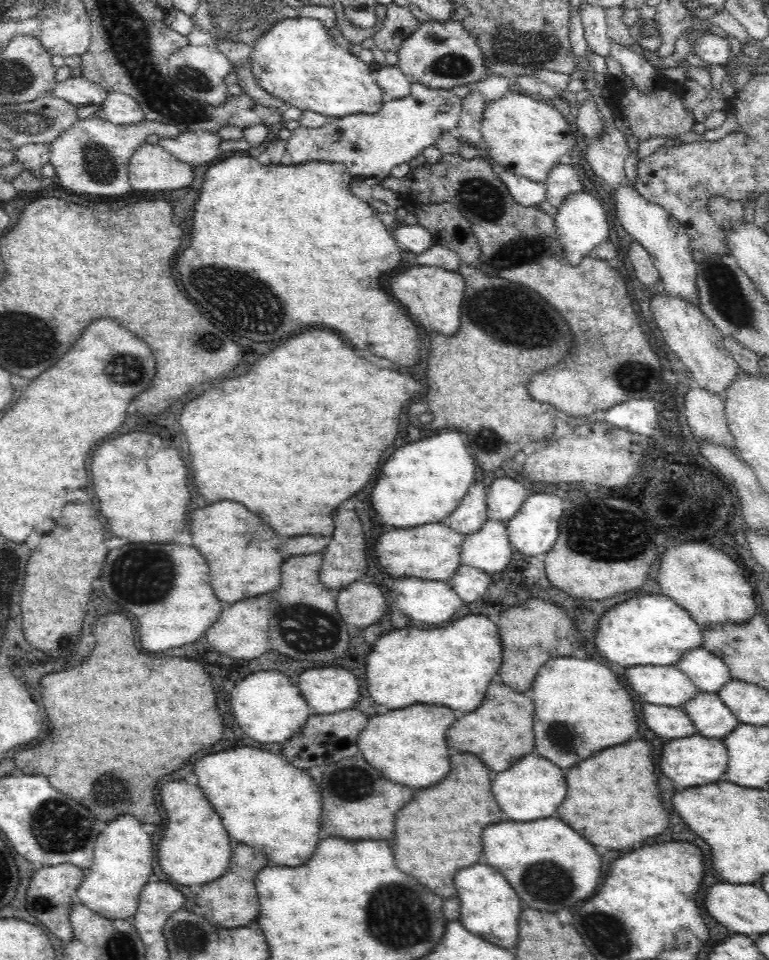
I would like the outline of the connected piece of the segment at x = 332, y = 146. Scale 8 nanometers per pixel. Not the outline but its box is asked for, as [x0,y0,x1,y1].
[286,82,461,188]

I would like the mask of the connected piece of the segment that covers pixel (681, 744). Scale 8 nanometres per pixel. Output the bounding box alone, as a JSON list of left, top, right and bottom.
[660,733,728,790]

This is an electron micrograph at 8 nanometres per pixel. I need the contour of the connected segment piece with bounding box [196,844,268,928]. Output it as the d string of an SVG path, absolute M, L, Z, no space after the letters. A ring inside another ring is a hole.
M244 844L236 846L234 858L230 858L230 870L226 870L222 878L202 886L200 894L196 896L196 902L204 910L206 920L220 928L248 926L258 916L258 910L260 910L260 900L254 888L254 878L262 870L262 866L268 866L268 862L260 850L254 850Z

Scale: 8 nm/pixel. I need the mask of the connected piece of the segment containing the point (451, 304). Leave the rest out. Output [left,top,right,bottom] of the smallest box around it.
[390,265,464,336]

